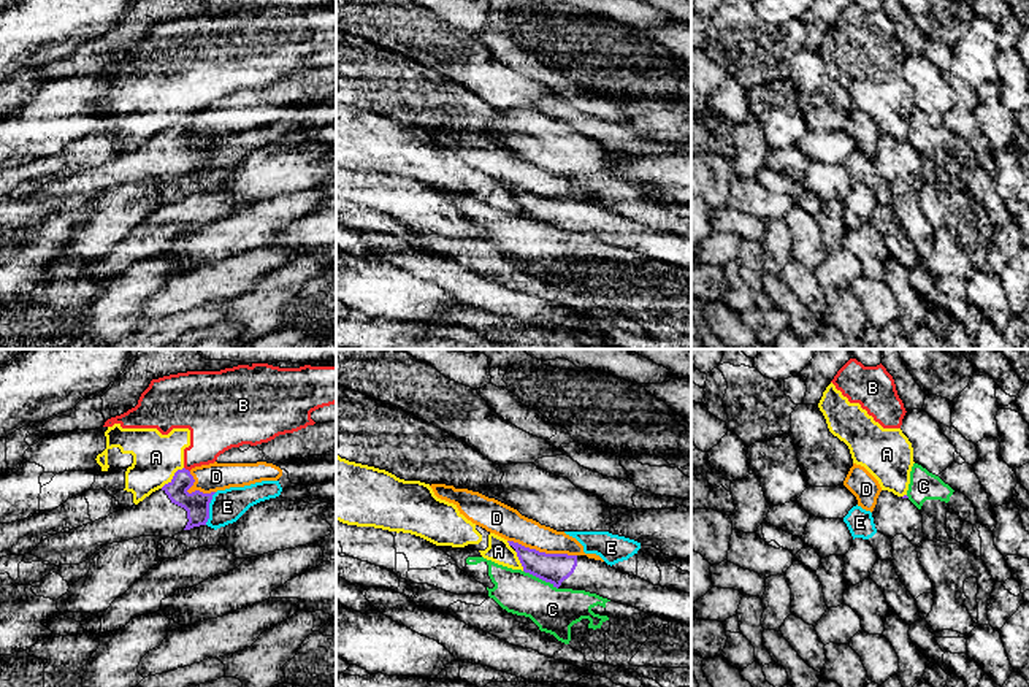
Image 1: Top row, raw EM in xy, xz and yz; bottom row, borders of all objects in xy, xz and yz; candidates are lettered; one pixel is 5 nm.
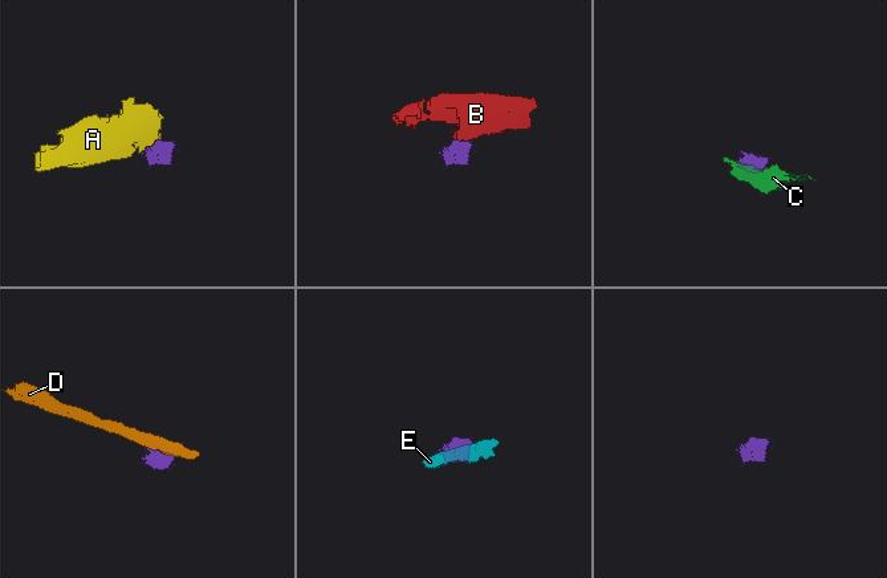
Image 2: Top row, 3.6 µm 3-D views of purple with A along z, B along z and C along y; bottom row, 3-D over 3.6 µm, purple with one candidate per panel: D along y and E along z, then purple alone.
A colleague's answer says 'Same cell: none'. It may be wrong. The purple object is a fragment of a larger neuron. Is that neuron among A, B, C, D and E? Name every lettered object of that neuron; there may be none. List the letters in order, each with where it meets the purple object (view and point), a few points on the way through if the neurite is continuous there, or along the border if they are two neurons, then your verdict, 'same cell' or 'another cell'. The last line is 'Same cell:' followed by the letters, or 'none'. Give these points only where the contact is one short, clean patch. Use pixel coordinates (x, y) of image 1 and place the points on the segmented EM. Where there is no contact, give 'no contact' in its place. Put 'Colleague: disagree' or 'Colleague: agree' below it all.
A: contact xy (173, 478); border xy (183, 467), (160, 487); another cell
B: contact xy (187, 470); border xy (184, 467), (189, 472); another cell
C: contact xz (541, 578); border xz (524, 570), (549, 581), (557, 589); another cell
D: contact xz (543, 552); border xz (508, 540), (546, 552), (576, 556); another cell
E: contact xy (208, 508); border xy (216, 492), (210, 503), (210, 518), (205, 524); another cell
Same cell: none
Colleague: agree

